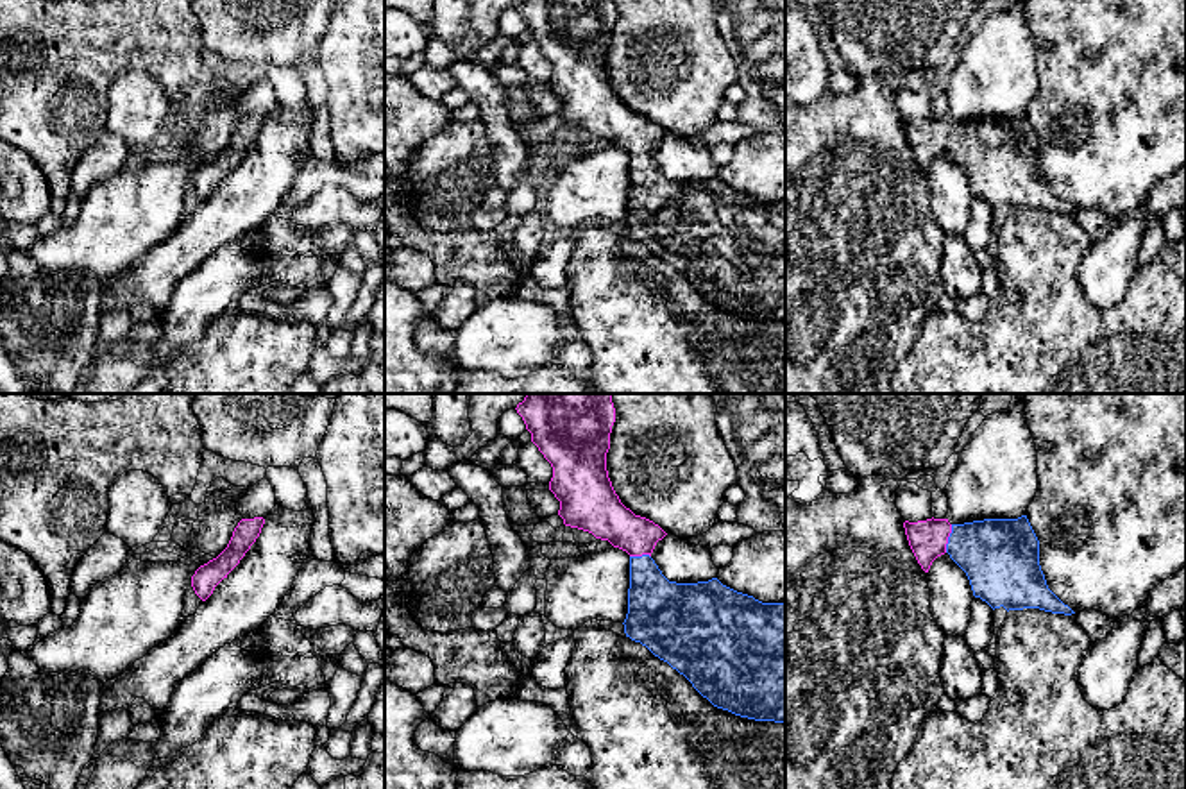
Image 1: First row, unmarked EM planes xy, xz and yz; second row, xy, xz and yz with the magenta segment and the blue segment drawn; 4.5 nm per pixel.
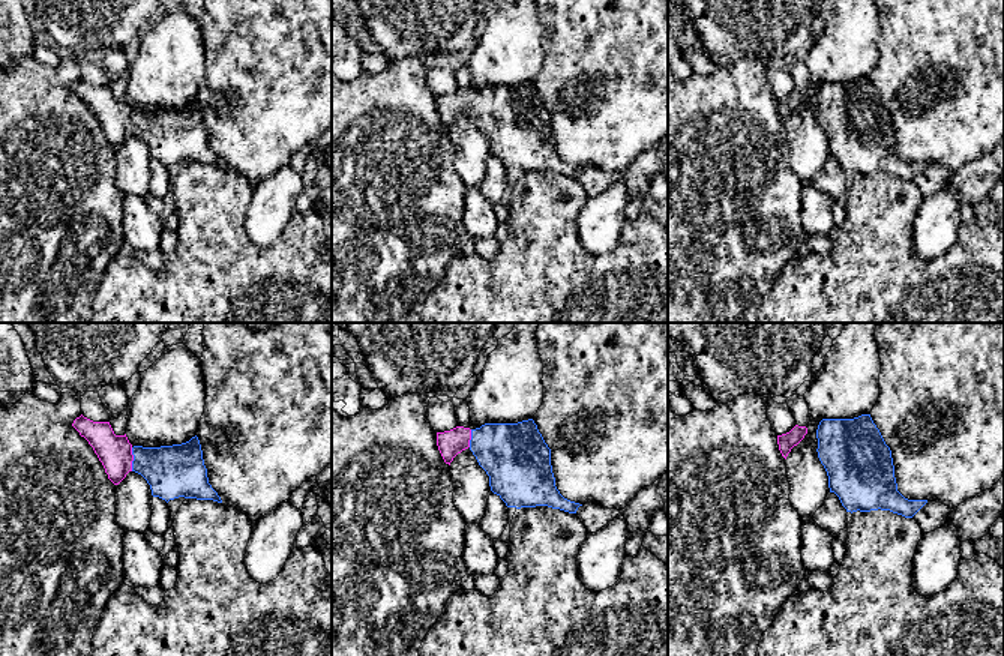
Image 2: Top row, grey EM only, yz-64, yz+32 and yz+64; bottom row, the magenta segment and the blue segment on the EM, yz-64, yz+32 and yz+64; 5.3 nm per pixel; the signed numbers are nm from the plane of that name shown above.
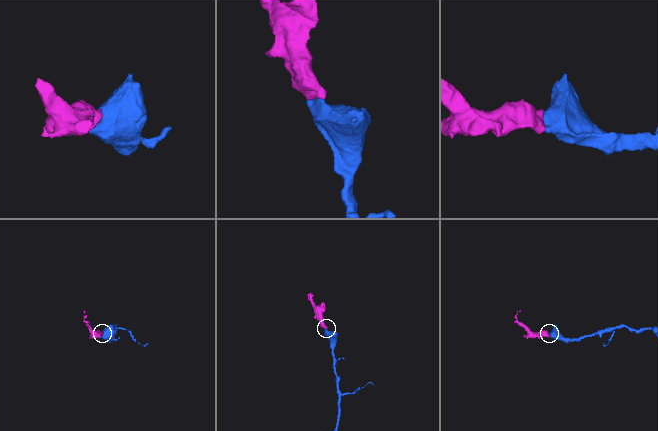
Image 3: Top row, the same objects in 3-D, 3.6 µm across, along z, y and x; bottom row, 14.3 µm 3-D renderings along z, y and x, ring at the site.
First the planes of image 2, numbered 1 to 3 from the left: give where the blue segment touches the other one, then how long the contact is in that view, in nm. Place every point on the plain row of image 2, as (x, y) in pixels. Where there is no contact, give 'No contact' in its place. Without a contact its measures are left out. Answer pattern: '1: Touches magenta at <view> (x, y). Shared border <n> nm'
1: Touches magenta at yz-64 (132, 123). Shared border 130 nm
2: Touches magenta at yz+32 (470, 102). Shared border 100 nm
3: No contact

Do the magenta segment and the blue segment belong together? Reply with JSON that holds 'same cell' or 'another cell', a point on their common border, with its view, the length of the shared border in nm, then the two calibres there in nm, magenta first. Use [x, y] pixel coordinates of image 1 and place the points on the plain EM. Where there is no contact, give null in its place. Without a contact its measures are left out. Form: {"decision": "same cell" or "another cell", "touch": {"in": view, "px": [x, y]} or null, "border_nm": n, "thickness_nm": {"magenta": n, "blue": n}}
{"decision": "same cell", "touch": {"in": "yz", "px": [947, 138]}, "border_nm": 130, "thickness_nm": {"magenta": 170, "blue": 340}}

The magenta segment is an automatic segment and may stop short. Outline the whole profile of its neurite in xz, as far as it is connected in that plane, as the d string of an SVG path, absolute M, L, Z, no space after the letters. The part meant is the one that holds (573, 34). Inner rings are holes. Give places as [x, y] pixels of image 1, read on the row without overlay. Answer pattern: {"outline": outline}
{"outline": "M522 0L515 9L553 66L549 89L560 100L563 123L630 154L626 236L683 274L714 306L755 320L785 322L785 200L762 202L717 177L676 182L662 174L651 152L667 132L626 107L608 77L606 52L615 21L612 0Z"}

